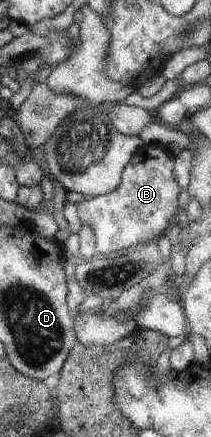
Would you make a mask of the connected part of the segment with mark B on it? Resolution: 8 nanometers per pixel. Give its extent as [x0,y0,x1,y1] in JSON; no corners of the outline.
[77,145,182,257]

